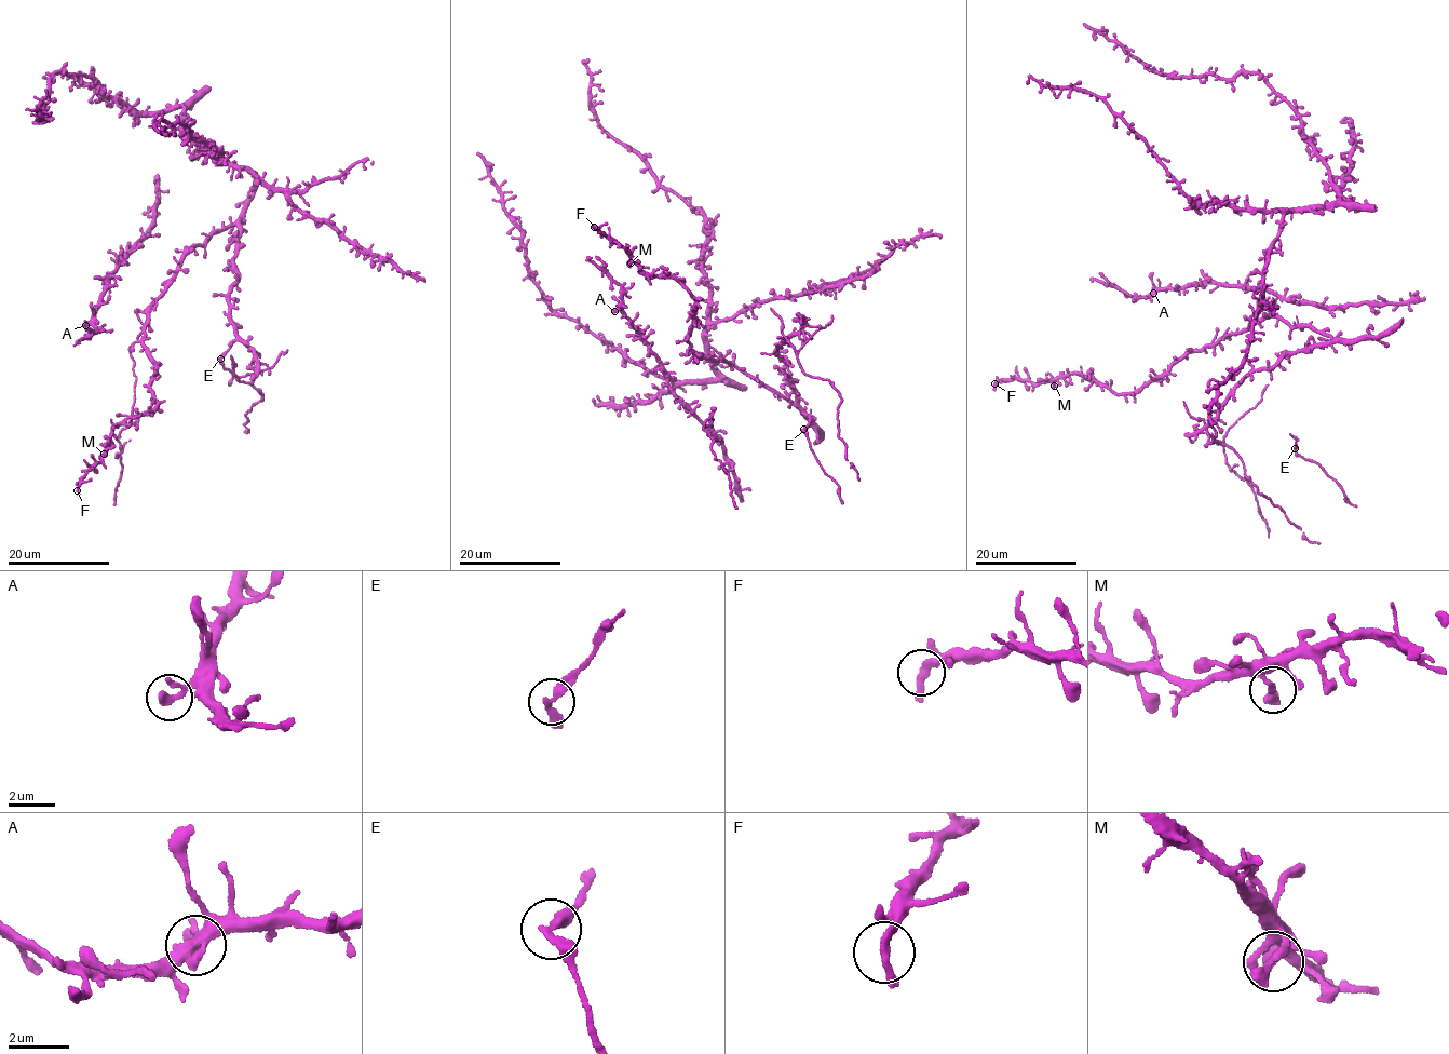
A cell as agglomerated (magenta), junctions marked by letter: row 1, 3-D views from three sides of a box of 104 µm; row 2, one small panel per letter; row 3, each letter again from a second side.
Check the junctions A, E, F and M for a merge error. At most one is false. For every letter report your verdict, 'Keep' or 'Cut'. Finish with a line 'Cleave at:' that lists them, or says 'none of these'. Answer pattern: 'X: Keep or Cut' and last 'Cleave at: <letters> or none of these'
A: Keep
E: Cut
F: Keep
M: Keep
Cleave at: E

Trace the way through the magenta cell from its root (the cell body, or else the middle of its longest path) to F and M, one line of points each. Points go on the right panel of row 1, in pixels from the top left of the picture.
F: (1262, 313), (1268, 316), (1185, 353), (1132, 393), (1075, 373), (994, 383)
M: (1262, 313), (1268, 316), (1185, 353), (1132, 393), (1113, 392), (1094, 377), (1075, 373), (1054, 386)

